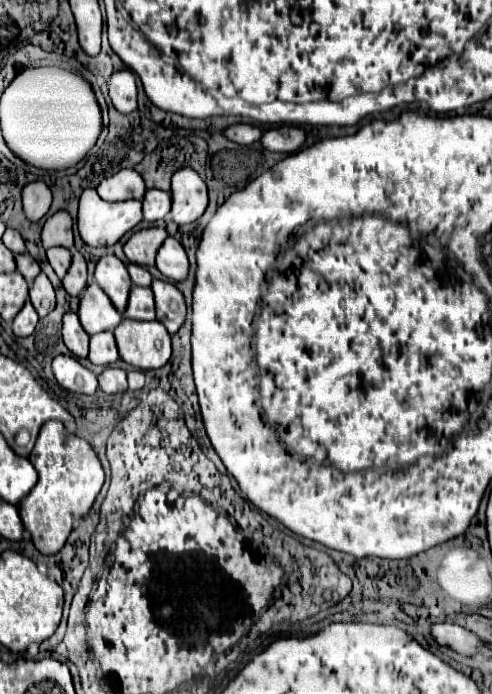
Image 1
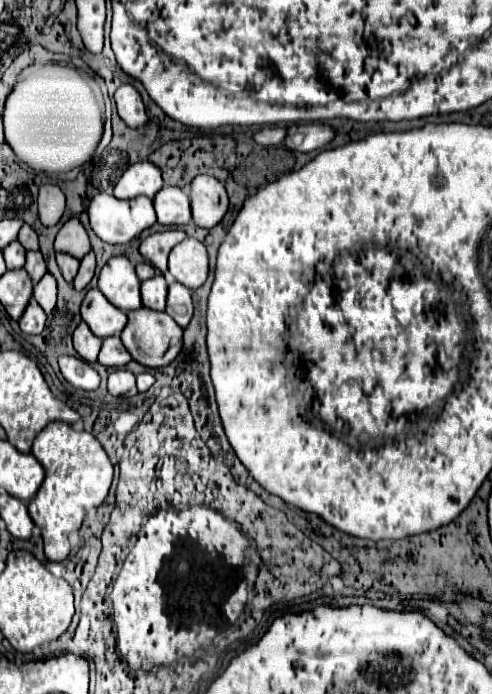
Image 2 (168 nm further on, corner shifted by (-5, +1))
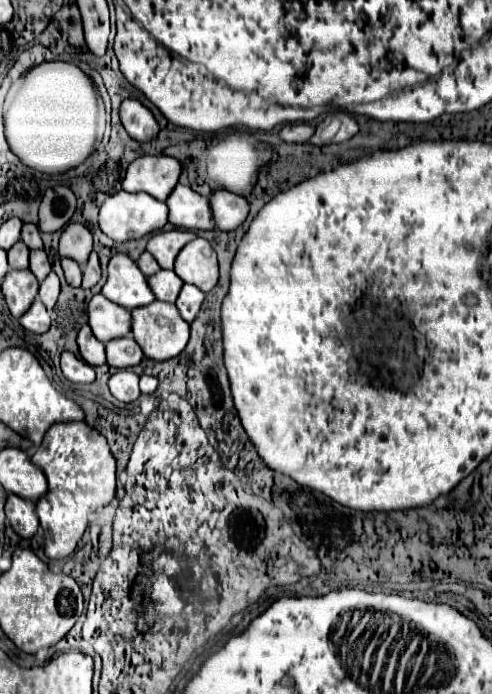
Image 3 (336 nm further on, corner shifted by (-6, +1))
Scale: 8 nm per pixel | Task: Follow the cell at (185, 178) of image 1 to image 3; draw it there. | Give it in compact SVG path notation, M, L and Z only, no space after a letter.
M215 190L211 210L215 212L215 226L219 230L237 230L249 214L249 200L245 196L227 194L225 190Z

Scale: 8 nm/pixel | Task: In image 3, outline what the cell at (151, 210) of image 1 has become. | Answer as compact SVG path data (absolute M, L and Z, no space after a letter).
M175 186L171 198L167 200L169 206L169 222L179 228L189 230L213 230L213 214L209 198L193 192L189 186Z

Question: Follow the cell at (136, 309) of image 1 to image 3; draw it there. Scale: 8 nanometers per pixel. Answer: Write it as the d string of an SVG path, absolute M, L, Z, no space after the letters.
M159 270L149 278L149 286L155 292L157 300L175 302L183 288L183 280L173 270Z

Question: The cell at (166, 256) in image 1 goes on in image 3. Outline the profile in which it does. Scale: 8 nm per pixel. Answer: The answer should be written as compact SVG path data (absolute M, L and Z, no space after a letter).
M195 238L189 242L175 260L175 274L187 284L199 286L199 290L209 292L219 280L217 254L205 238Z

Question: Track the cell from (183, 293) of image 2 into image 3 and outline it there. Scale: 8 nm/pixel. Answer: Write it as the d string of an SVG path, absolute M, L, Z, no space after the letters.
M185 284L179 298L177 298L177 308L181 312L181 316L187 320L187 322L193 322L201 304L205 300L205 292L201 292L197 286L193 284Z

